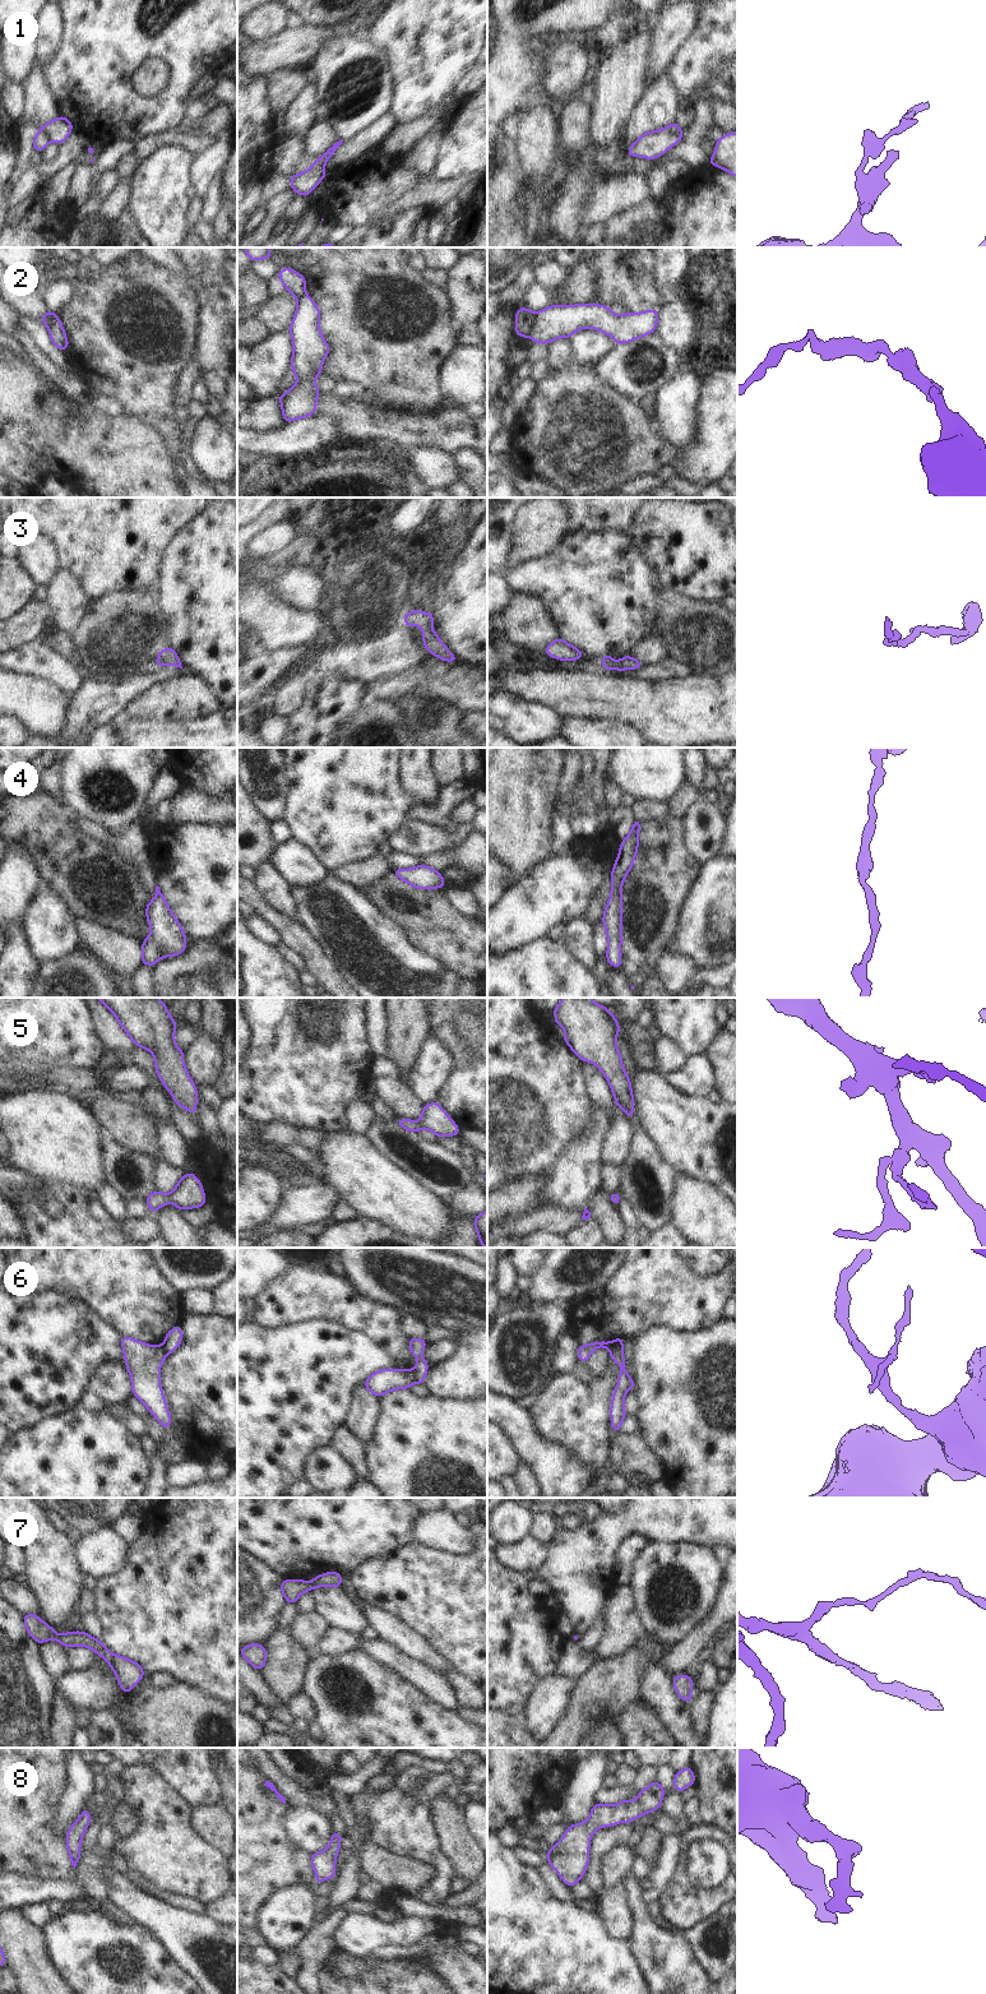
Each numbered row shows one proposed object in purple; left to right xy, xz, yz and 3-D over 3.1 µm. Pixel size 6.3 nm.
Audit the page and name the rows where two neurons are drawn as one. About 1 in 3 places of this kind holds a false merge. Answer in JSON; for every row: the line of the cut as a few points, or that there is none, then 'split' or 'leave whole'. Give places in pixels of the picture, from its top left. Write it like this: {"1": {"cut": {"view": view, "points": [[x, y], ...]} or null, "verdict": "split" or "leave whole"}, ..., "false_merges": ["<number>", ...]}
{"1": {"cut": {"view": "yz", "points": [[667, 126], [674, 133], [681, 133]]}, "verdict": "split"}, "2": {"cut": {"view": "yz", "points": [[536, 313], [528, 334]]}, "verdict": "split"}, "3": {"cut": null, "verdict": "leave whole"}, "4": {"cut": null, "verdict": "leave whole"}, "5": {"cut": null, "verdict": "leave whole"}, "6": {"cut": {"view": "xz", "points": [[411, 1370], [415, 1382]]}, "verdict": "split"}, "7": {"cut": null, "verdict": "leave whole"}, "8": {"cut": null, "verdict": "leave whole"}, "false_merges": ["1", "2", "6"]}

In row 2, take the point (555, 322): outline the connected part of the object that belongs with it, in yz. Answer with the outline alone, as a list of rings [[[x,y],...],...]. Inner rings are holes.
[[[550,305],[534,315],[531,339],[548,344],[557,338],[570,338],[577,330],[593,328],[615,339],[616,344],[629,343],[654,333],[658,310],[616,315],[606,305]]]

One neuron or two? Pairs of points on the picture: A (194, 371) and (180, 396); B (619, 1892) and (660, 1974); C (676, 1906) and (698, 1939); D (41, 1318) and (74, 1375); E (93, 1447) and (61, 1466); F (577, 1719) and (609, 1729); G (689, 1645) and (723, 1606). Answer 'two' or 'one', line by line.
A: one
B: two
C: two
D: one
E: one
F: two
G: one

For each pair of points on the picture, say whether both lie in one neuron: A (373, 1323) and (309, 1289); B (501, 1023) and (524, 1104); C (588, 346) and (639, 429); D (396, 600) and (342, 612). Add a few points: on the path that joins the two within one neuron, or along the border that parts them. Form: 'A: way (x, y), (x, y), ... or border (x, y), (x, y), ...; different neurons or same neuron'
A: way (357, 1313), (324, 1294); same neuron
B: way (501, 1044), (501, 1081), (504, 1083); same neuron
C: border (574, 356), (579, 361), (593, 364); different neurons
D: way (383, 600), (369, 600), (355, 612); same neuron

